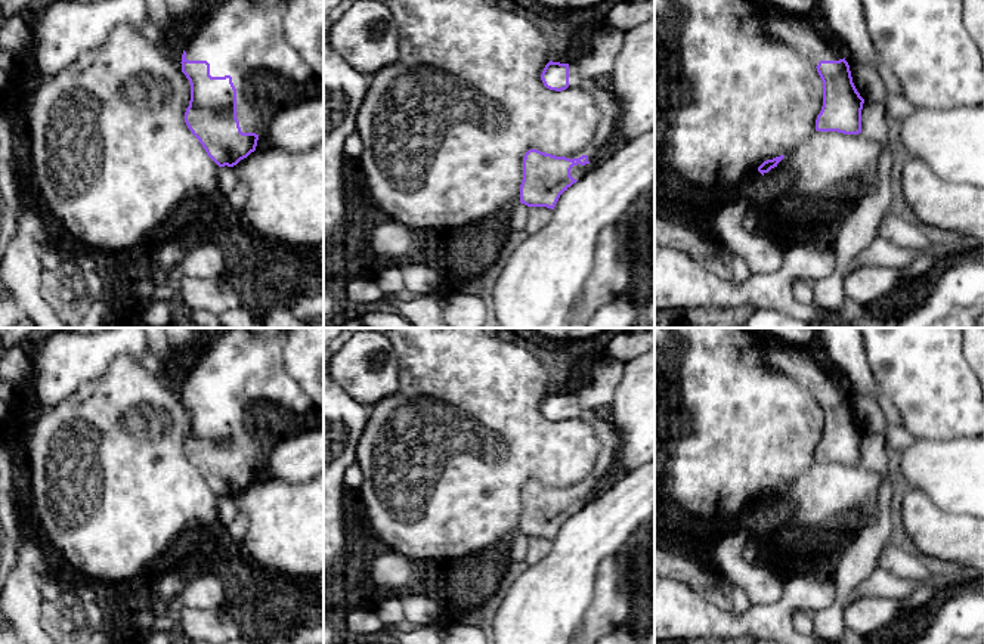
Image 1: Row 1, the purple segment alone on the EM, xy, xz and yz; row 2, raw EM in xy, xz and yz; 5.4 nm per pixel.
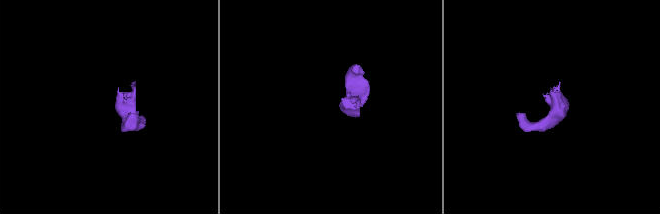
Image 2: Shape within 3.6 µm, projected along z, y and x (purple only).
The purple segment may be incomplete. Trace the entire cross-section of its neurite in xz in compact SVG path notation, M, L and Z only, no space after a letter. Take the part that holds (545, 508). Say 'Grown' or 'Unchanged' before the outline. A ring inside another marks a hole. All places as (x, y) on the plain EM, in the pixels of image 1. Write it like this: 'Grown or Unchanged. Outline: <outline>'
Grown. Outline: M529 480L523 489L520 533L554 541L560 526L584 510L591 499L588 486L570 490Z

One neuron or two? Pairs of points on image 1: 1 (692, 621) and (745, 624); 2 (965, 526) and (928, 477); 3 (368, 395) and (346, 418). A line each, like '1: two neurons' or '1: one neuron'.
1: one neuron
2: two neurons
3: two neurons

